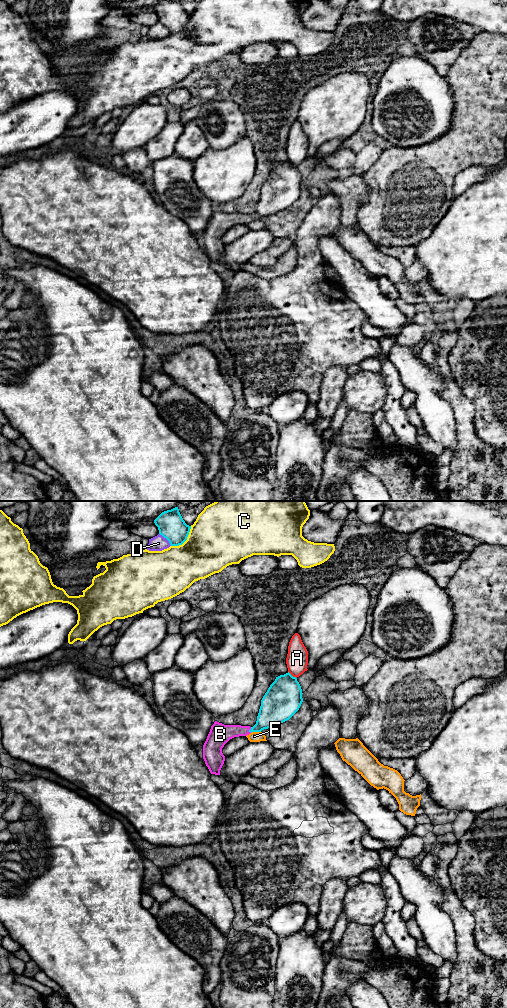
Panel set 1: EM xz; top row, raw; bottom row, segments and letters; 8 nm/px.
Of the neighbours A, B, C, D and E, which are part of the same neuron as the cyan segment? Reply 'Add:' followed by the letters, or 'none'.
Add: B

